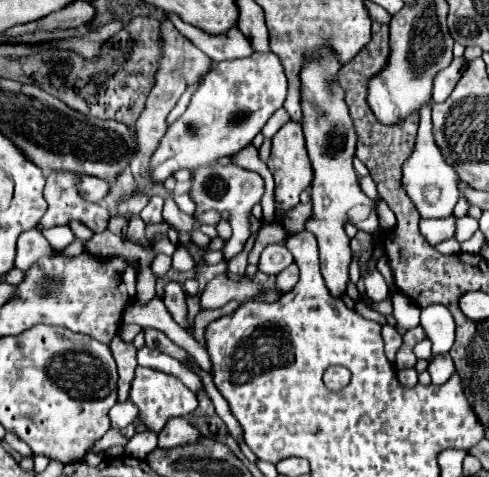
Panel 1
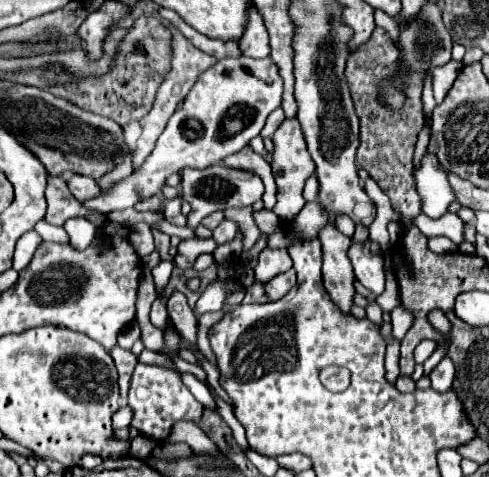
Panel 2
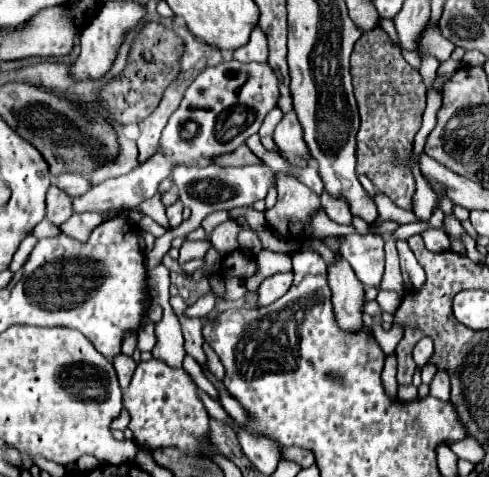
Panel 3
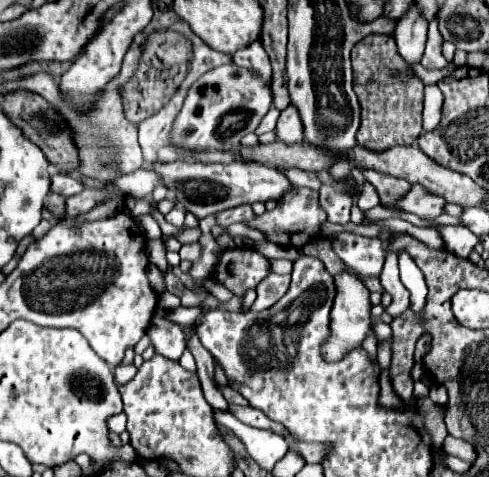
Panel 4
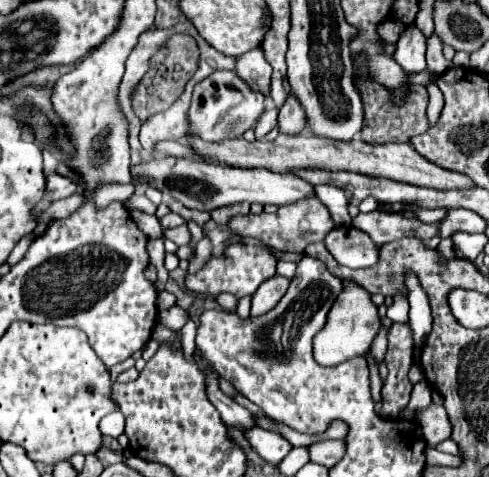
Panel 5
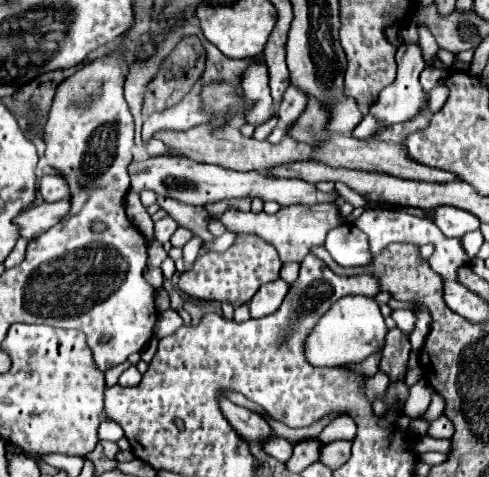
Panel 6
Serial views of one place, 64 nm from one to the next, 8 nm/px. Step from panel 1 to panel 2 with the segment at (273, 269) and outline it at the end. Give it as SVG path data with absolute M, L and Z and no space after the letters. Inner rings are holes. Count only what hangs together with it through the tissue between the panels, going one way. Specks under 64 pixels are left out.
M264 248L258 256L258 264L254 268L256 280L270 280L292 268L292 258L286 248Z

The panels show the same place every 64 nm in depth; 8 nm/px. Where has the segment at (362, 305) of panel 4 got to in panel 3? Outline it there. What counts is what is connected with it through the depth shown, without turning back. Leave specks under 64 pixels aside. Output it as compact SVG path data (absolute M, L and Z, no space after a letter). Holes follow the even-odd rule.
M326 236L324 244L334 252L334 260L328 264L328 286L332 290L332 304L336 312L336 320L340 326L348 332L356 332L356 328L362 328L362 304L364 304L364 286L360 280L356 280L356 274L352 266L340 256L340 236Z

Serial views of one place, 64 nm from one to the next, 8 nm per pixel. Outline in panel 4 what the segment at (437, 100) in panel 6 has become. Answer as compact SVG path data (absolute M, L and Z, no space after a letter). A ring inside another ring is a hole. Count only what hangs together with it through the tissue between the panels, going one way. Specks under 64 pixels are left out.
M426 86L426 100L424 100L424 132L430 132L440 122L440 110L442 110L442 92L440 88Z

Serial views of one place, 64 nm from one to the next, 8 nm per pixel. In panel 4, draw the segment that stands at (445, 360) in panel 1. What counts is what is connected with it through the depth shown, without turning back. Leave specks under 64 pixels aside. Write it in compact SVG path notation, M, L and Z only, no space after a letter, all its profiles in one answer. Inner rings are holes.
M434 382L434 384L430 386L430 398L432 398L432 400L438 404L438 406L446 406L448 392L446 392L444 384L438 384L438 382Z

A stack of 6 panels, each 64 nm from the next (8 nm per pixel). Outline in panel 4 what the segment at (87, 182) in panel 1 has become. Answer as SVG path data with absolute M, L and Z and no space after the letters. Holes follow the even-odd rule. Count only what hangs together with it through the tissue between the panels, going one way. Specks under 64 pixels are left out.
M54 174L52 176L52 190L60 192L62 196L74 196L84 190L84 184L78 178L72 178L70 174Z

